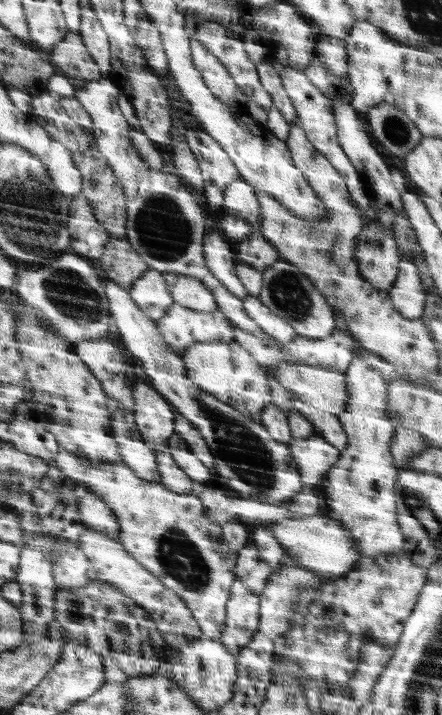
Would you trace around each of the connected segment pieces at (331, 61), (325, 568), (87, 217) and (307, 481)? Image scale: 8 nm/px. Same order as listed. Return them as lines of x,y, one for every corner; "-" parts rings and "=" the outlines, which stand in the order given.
322,37
324,40
318,40
316,44
316,60
322,64
323,68
331,74
345,79
348,77
348,50
345,39
334,37
=
317,514
316,516
306,516
300,520
284,520
278,524
268,521
268,526
272,526
272,534
280,538
280,544
292,558
300,558
300,564
306,566
308,572
326,576
340,576
352,570
356,566
360,556
354,550
354,538
348,534
348,529
342,526
342,523
336,519
328,518
326,515
=
84,194
76,196
72,202
72,218
70,228
72,229
73,251
90,256
97,260
105,252
104,246
108,246
110,236
104,230
99,219
94,218
94,208
88,206
88,200
=
313,435
305,439
292,439
288,445
292,458
302,472
303,488
313,489
337,462
341,451
324,437

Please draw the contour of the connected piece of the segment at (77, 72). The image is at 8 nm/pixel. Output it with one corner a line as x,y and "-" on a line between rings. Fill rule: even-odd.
71,30
49,55
59,71
82,84
87,85
102,79
102,68
91,58
80,33

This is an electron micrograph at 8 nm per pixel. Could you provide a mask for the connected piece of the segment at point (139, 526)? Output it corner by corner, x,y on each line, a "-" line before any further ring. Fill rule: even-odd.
66,448
60,452
58,466
64,470
64,474
88,484
93,493
98,494
104,502
107,502
117,520
120,520
122,546
128,546
128,550
132,550
132,556
140,558
140,562
148,566
148,570
152,570
152,574
156,574
156,578
160,578
160,582
164,582
168,590
180,594
184,603
192,606
192,614
200,618
200,626
204,626
206,636
220,638
222,622
226,620
224,608
226,608
226,602
230,598
230,588
236,578
234,566
236,566
238,552
224,544
222,528
208,518
208,510
205,509
204,502
200,501
196,492
180,494
168,490
161,482
148,482
147,479
136,475
135,471
123,461
89,464
87,460
83,458
80,460
76,454
72,454

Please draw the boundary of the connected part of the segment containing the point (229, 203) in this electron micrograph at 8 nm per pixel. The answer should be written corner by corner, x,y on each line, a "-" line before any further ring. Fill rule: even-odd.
238,178
224,190
226,214
245,220
254,232
261,233
260,204
255,197
253,186

